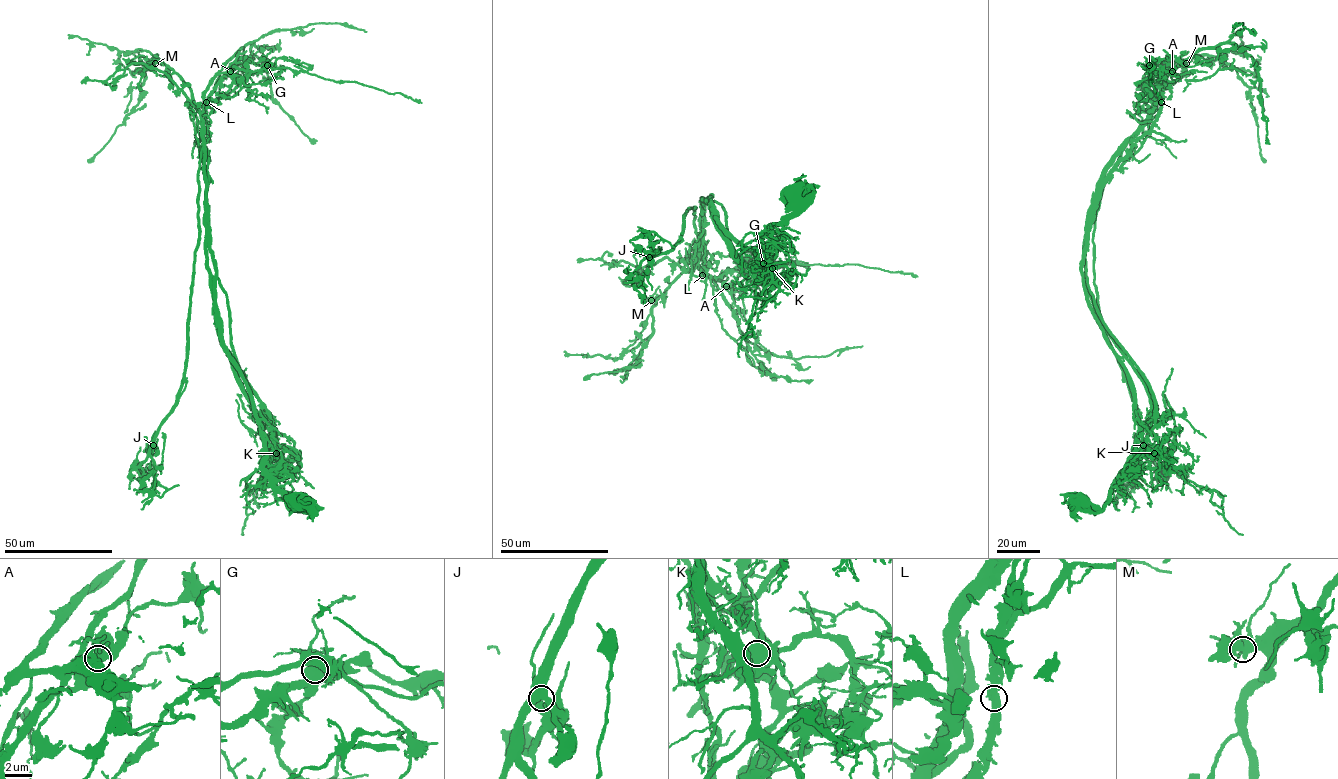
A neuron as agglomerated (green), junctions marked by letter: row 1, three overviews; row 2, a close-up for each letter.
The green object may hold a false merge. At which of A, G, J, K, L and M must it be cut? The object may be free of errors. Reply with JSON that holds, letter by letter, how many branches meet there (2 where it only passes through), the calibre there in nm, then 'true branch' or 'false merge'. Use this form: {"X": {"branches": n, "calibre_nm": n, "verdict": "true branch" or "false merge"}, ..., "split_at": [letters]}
{"A": {"branches": 3, "calibre_nm": 550, "verdict": "true branch"}, "G": {"branches": 3, "calibre_nm": 600, "verdict": "false merge"}, "J": {"branches": 3, "calibre_nm": 550, "verdict": "true branch"}, "K": {"branches": 4, "calibre_nm": 550, "verdict": "true branch"}, "L": {"branches": 3, "calibre_nm": 480, "verdict": "true branch"}, "M": {"branches": 3, "calibre_nm": 440, "verdict": "true branch"}, "split_at": ["G"]}

